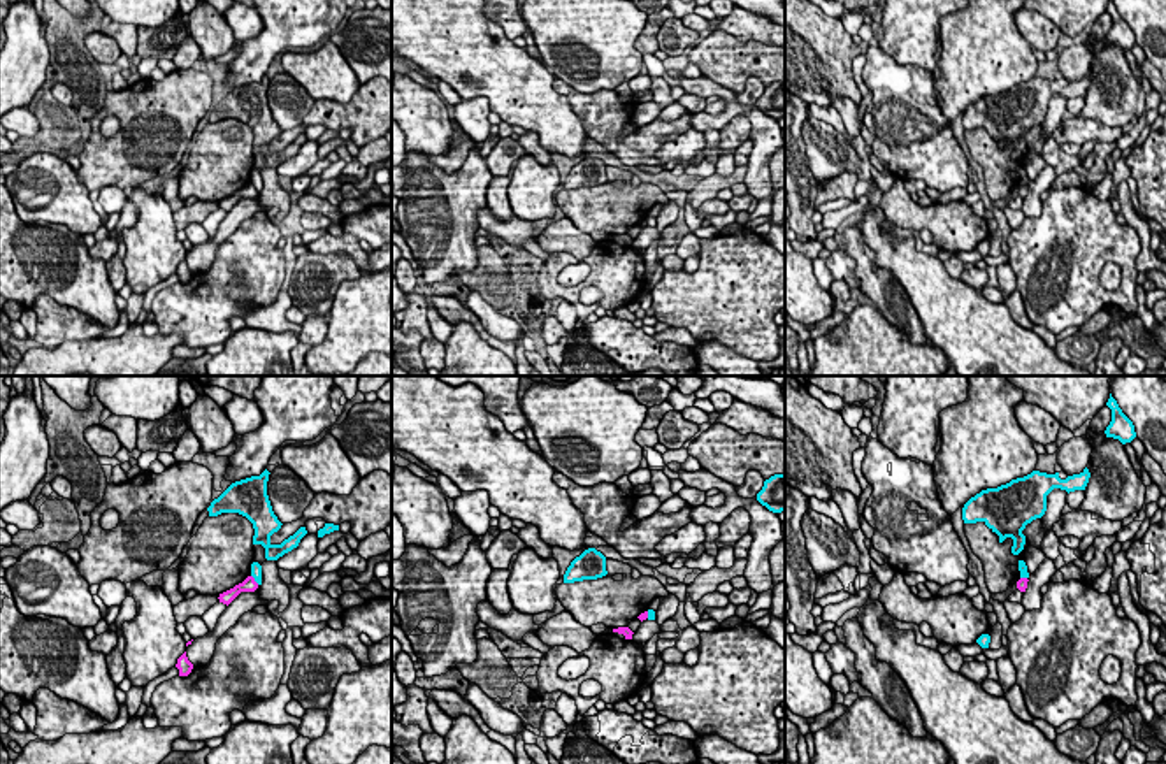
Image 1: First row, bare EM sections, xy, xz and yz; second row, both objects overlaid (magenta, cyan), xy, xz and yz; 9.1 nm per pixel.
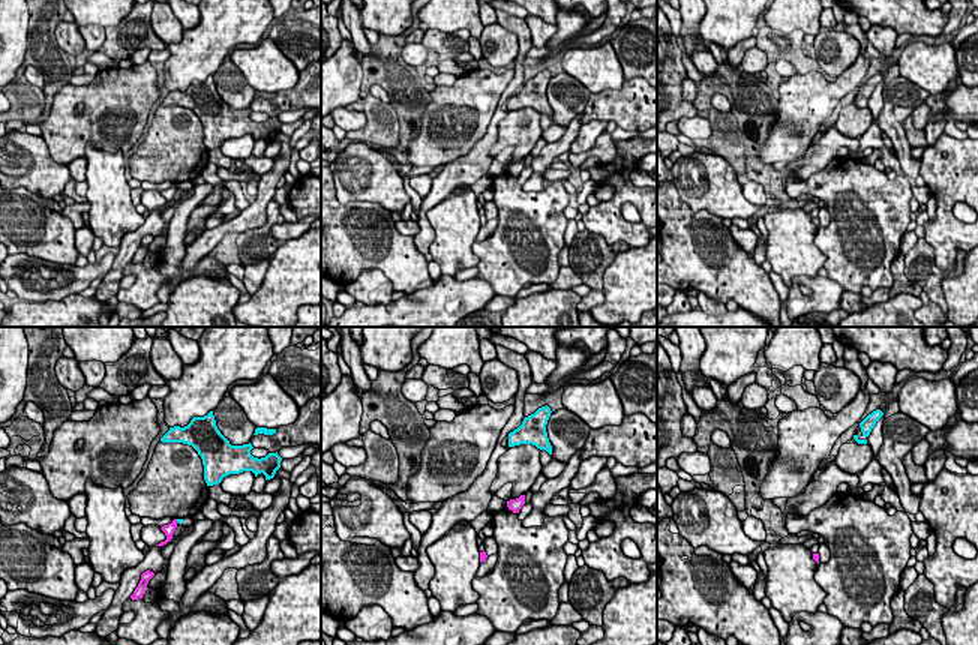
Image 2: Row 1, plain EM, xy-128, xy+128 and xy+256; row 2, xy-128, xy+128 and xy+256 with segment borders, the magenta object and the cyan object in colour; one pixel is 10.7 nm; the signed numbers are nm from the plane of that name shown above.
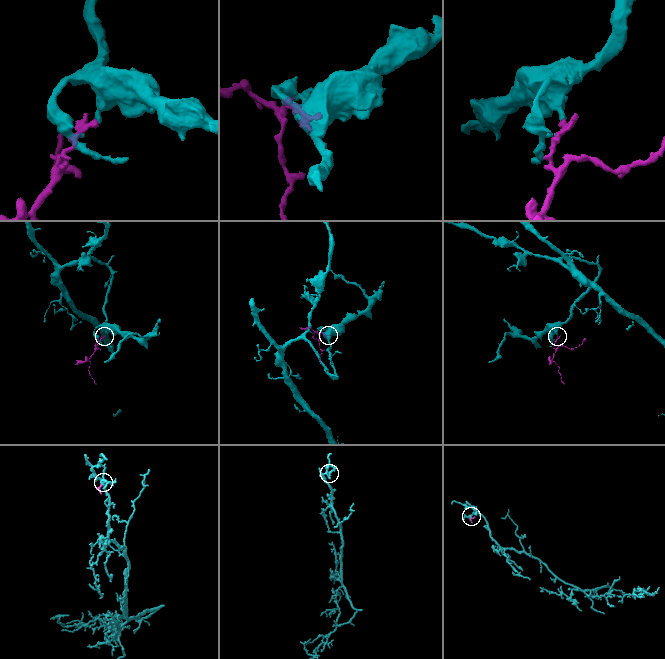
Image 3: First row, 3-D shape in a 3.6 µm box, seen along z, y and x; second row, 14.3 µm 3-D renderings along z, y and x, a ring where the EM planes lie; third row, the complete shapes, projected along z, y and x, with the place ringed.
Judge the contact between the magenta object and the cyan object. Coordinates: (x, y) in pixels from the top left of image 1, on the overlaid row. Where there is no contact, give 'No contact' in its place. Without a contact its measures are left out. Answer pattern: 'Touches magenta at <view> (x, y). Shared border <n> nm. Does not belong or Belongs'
Touches magenta at xy (253, 580). Shared border 120 nm. Does not belong

